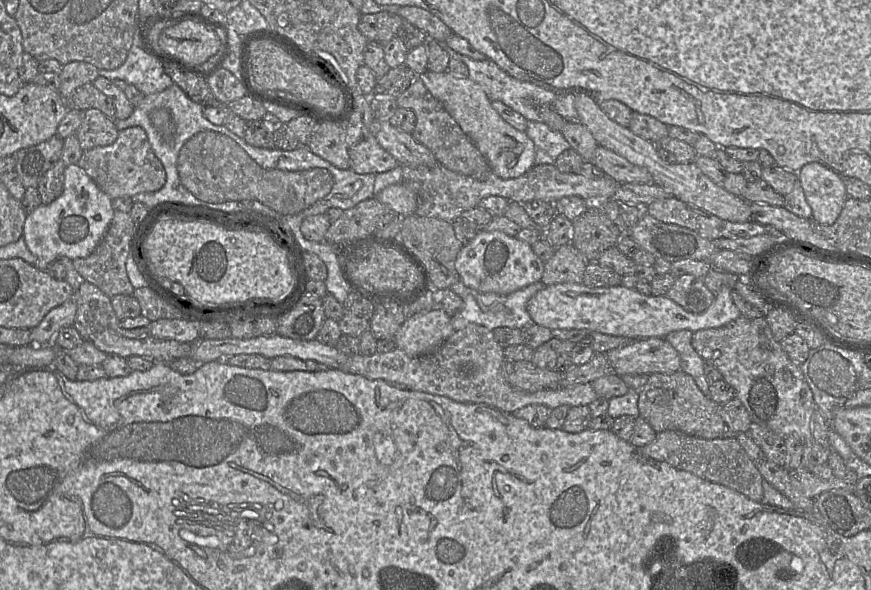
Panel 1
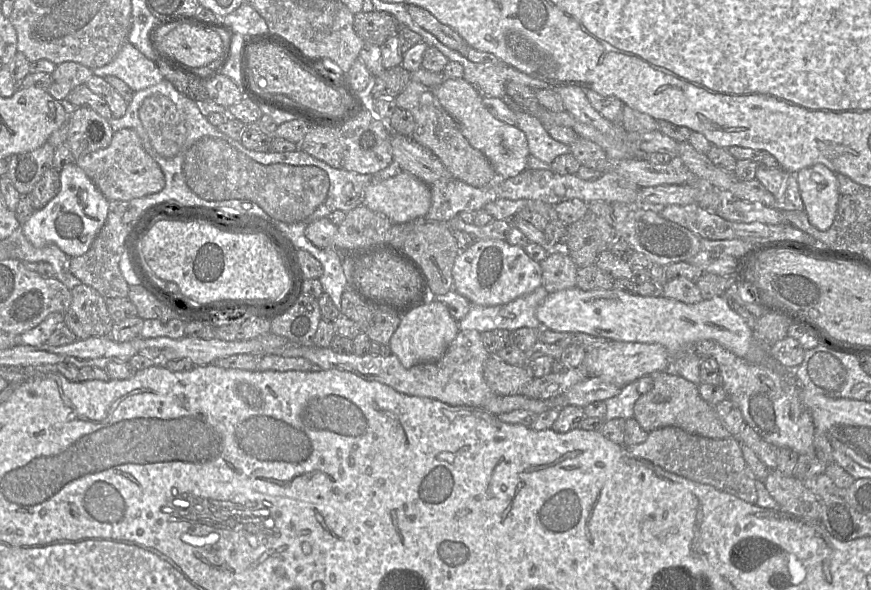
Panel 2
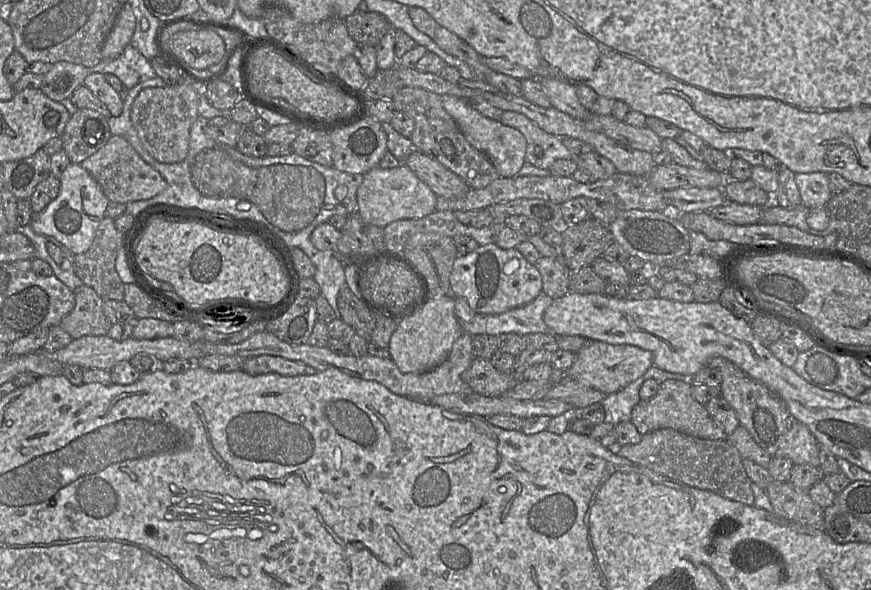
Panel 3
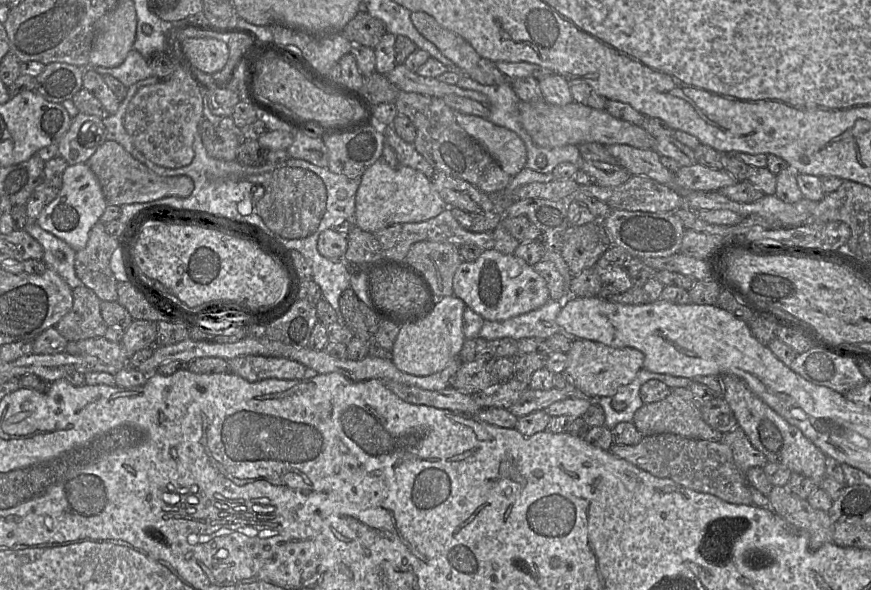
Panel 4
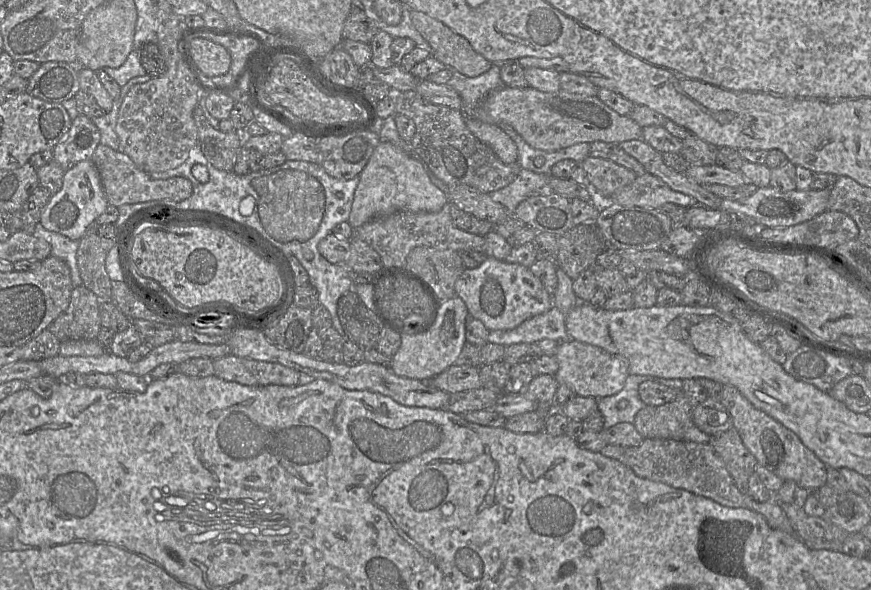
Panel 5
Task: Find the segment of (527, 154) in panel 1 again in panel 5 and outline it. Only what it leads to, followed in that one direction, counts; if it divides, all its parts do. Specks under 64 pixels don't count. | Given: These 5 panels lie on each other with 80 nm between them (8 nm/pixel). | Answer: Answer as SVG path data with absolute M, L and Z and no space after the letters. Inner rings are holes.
M465 117L470 132L481 142L489 146L505 164L518 162L518 149L515 142L497 125L478 119Z

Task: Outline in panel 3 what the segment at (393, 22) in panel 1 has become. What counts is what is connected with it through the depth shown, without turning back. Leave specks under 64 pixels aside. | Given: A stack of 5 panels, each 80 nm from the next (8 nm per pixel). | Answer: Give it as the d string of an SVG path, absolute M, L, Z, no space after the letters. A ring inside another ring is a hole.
M357 10L345 18L349 35L358 43L375 47L382 37L393 29L381 13Z

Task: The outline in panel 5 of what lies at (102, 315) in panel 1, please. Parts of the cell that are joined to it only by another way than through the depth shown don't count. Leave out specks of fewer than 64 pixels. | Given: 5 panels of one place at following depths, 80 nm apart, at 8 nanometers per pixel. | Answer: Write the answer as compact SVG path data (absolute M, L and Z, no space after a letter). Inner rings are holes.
M83 284L72 289L70 303L47 329L61 342L96 339L102 328L99 298Z

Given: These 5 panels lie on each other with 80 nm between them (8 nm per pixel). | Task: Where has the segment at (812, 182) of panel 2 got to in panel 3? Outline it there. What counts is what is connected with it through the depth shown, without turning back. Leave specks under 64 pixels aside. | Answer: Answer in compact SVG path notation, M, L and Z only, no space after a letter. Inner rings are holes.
M795 173L802 204L809 209L807 223L815 231L823 231L829 225L826 205L832 197L828 173Z

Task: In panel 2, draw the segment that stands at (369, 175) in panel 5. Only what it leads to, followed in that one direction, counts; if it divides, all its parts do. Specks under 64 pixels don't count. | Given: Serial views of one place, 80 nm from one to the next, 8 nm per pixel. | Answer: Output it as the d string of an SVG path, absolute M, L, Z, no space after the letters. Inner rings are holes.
M405 171L383 181L374 181L372 176L362 204L372 211L384 214L393 224L424 219L431 206L430 186Z

